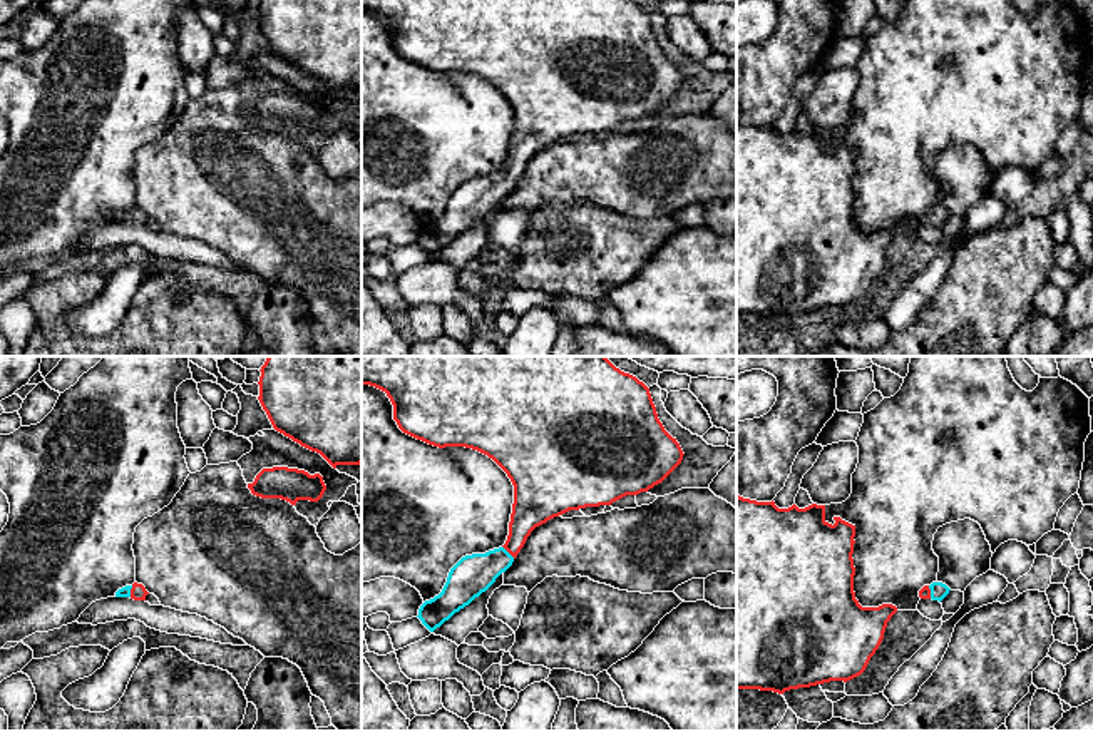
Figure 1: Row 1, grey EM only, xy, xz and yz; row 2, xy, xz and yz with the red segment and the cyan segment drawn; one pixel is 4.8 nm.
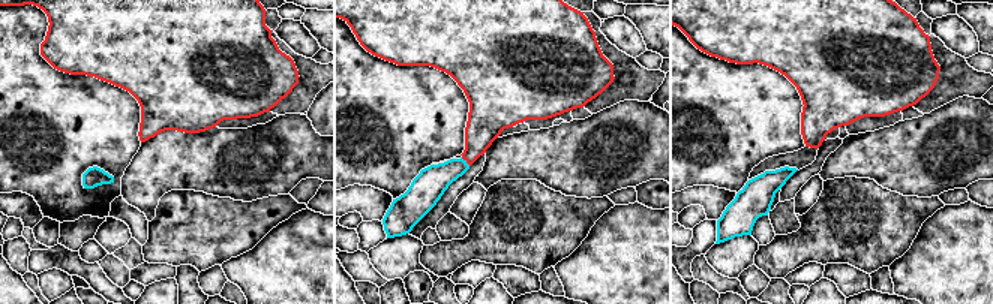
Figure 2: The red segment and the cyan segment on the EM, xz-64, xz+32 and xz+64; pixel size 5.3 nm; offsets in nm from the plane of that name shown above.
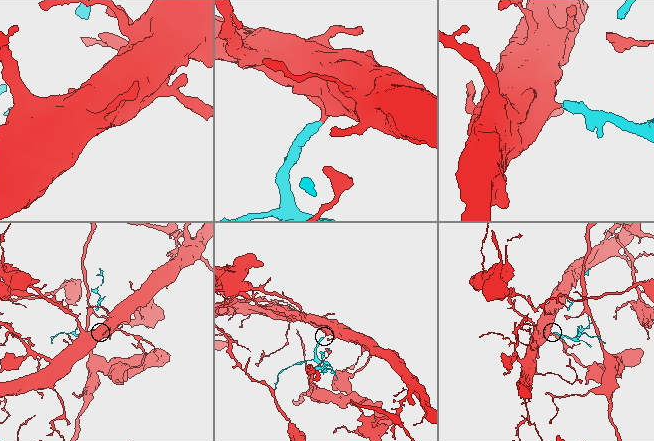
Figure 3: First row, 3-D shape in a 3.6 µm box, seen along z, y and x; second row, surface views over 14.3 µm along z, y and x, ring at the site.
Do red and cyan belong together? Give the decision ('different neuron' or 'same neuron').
same neuron

